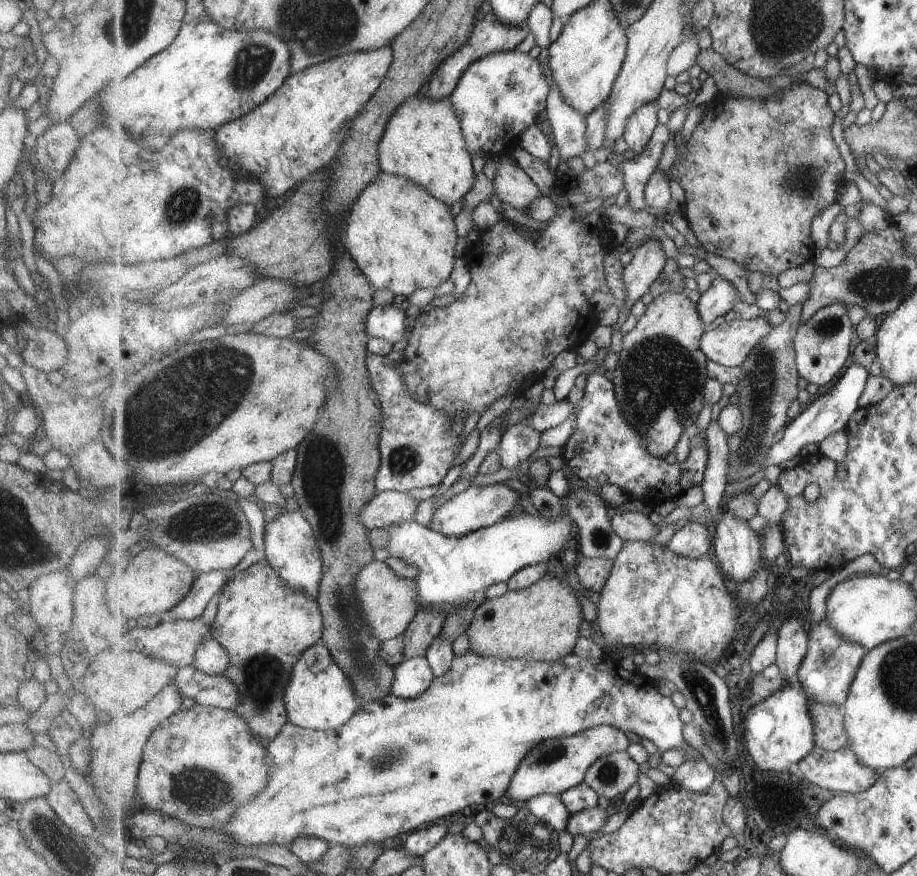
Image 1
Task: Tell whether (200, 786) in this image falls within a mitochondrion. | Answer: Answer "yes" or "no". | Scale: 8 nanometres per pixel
yes

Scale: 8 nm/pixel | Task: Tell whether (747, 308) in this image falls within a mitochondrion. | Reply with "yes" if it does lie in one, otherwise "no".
no

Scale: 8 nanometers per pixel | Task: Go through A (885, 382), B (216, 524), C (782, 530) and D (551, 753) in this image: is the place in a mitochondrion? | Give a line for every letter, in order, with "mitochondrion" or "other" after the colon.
A: other
B: mitochondrion
C: other
D: mitochondrion

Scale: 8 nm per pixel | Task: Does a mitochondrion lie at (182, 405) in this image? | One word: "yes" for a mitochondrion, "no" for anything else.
yes

